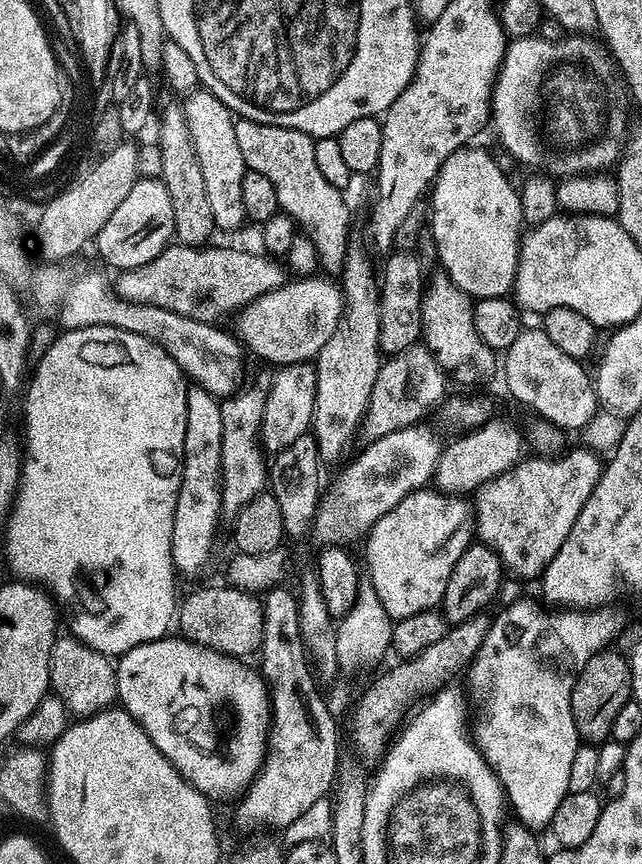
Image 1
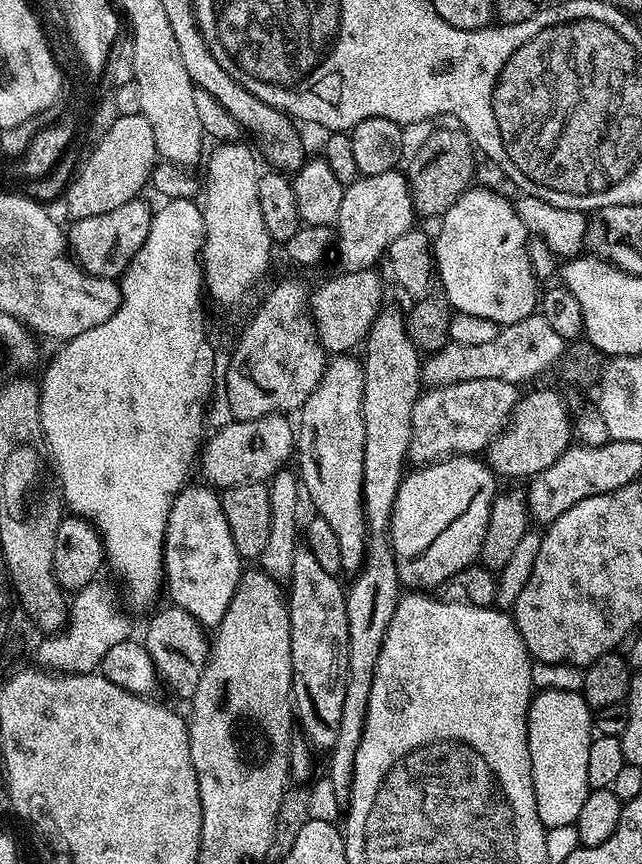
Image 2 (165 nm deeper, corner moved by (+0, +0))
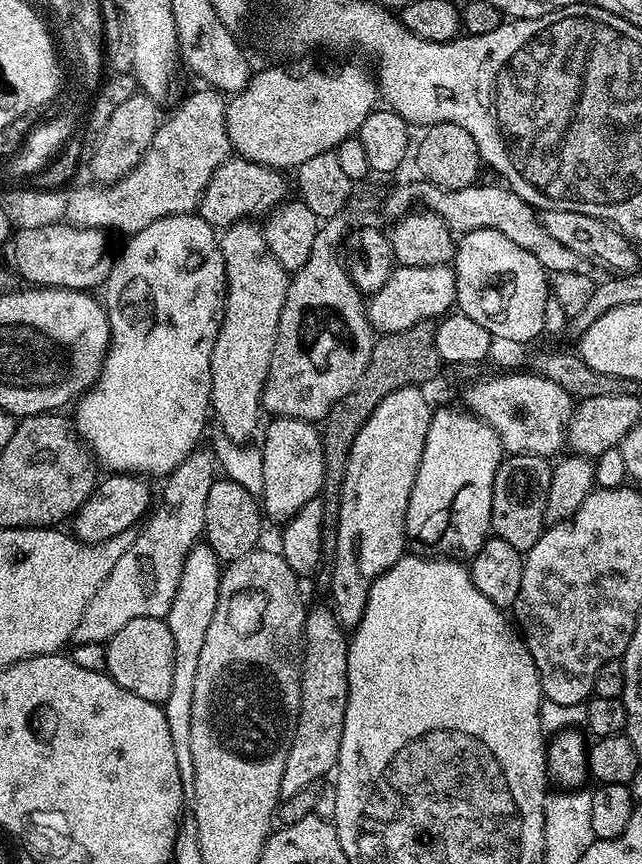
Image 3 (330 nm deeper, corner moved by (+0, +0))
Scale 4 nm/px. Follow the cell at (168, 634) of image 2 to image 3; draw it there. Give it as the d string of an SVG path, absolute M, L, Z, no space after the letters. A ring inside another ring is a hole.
M140 617L131 619L113 637L109 638L104 649L104 666L109 676L122 690L130 690L130 694L138 694L138 698L146 698L146 702L163 705L170 698L170 685L174 682L174 637L170 635L167 619L158 617Z

